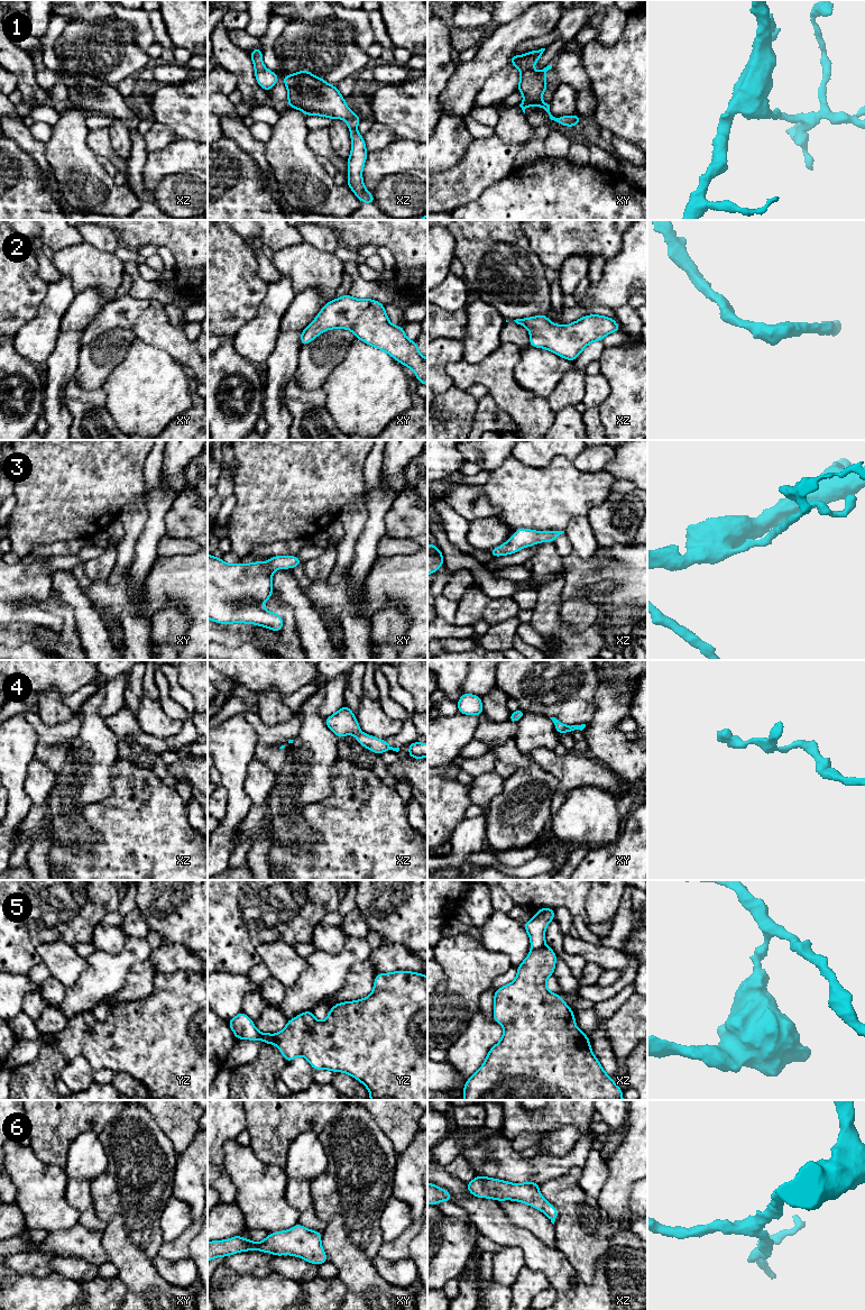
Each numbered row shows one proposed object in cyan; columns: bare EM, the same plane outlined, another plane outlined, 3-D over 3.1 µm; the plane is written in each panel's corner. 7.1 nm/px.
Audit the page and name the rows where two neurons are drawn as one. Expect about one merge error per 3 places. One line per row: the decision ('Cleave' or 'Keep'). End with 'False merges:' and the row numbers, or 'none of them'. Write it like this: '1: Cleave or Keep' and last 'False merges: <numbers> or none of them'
1: Keep
2: Keep
3: Keep
4: Keep
5: Cleave
6: Keep
False merges: 5

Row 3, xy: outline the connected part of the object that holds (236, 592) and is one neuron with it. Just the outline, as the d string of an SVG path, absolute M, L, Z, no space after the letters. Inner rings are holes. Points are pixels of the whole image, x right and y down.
M208 555L208 619L221 624L256 624L279 632L284 620L277 613L265 610L261 604L273 595L273 572L280 568L292 569L301 564L297 556L275 556L267 562L229 565L221 558Z

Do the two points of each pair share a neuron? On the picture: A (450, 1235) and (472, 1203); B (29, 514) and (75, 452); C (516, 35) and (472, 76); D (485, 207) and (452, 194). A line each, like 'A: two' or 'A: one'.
A: two
B: one
C: one
D: two

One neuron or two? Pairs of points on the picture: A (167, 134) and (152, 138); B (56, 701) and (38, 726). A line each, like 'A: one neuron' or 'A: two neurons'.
A: one neuron
B: two neurons

